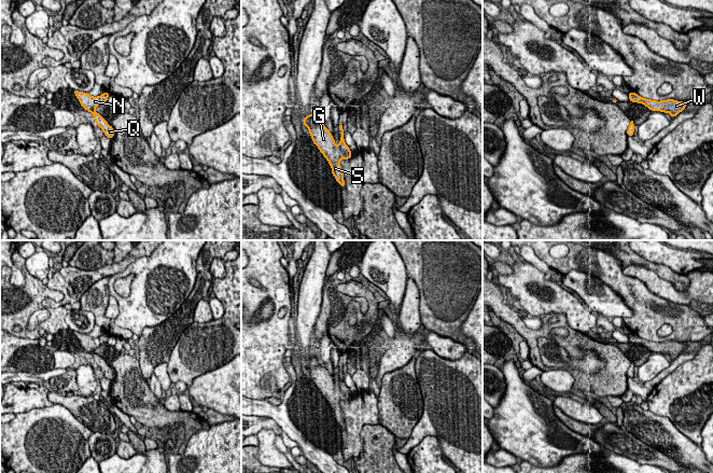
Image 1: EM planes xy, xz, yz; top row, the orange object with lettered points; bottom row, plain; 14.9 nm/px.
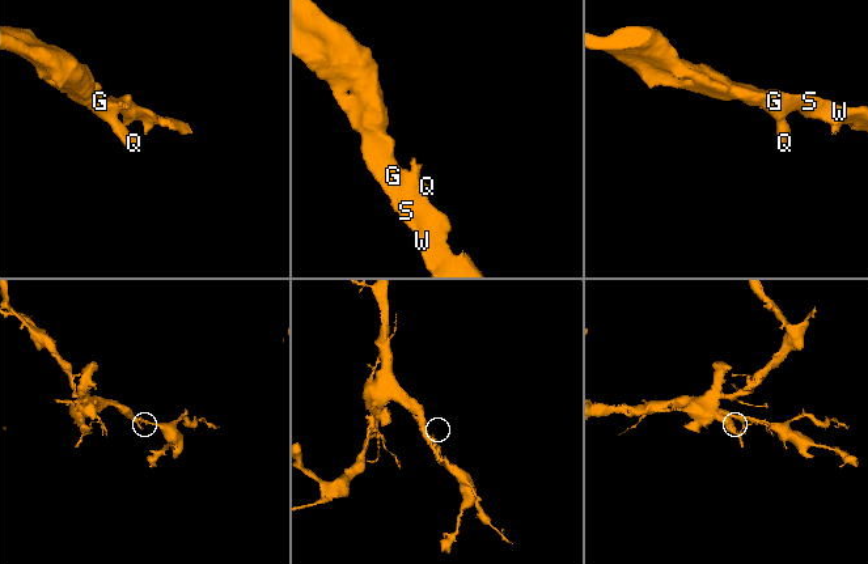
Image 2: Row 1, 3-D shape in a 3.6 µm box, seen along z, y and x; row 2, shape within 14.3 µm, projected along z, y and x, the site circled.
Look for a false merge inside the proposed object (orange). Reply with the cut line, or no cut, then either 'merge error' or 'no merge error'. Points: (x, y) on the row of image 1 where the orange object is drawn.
no cut | no merge error

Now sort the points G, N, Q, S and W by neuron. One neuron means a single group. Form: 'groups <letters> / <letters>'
groups G N Q S W

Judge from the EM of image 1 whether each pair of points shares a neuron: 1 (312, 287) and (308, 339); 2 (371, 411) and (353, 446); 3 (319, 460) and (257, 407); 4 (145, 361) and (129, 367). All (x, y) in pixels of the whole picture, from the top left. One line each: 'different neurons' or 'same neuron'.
1: same neuron
2: same neuron
3: same neuron
4: different neurons

